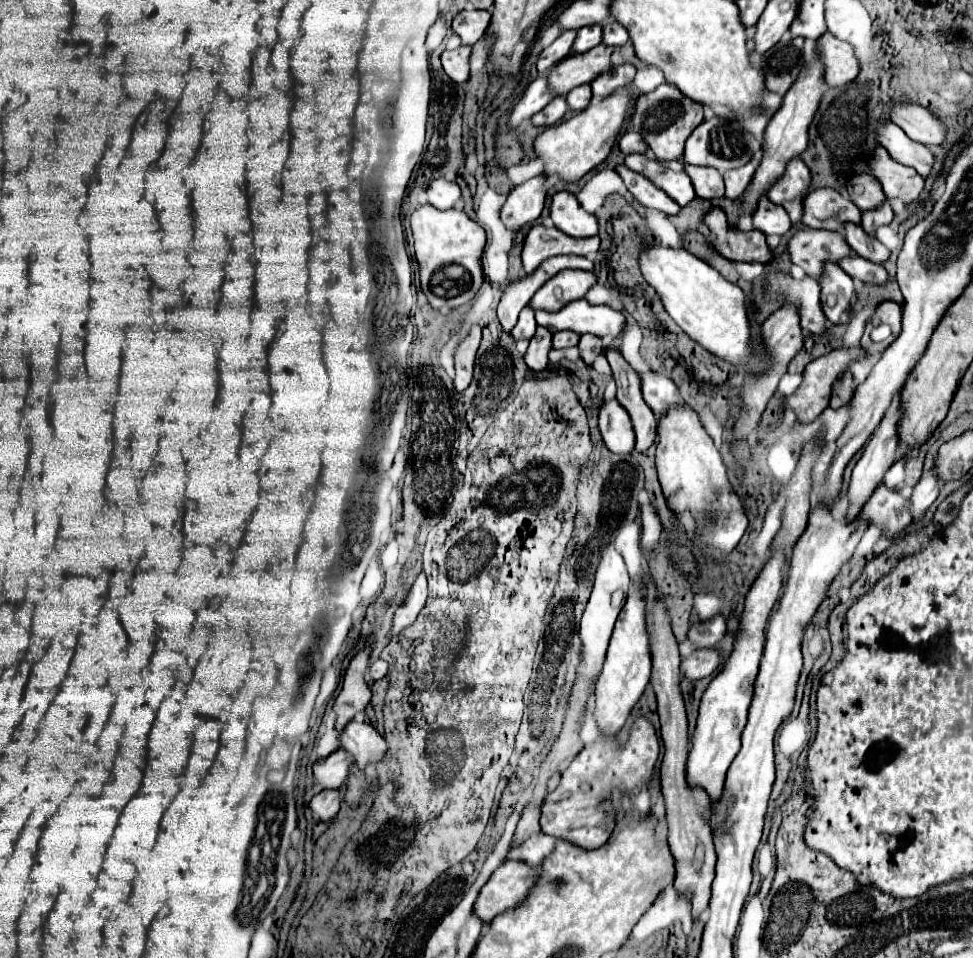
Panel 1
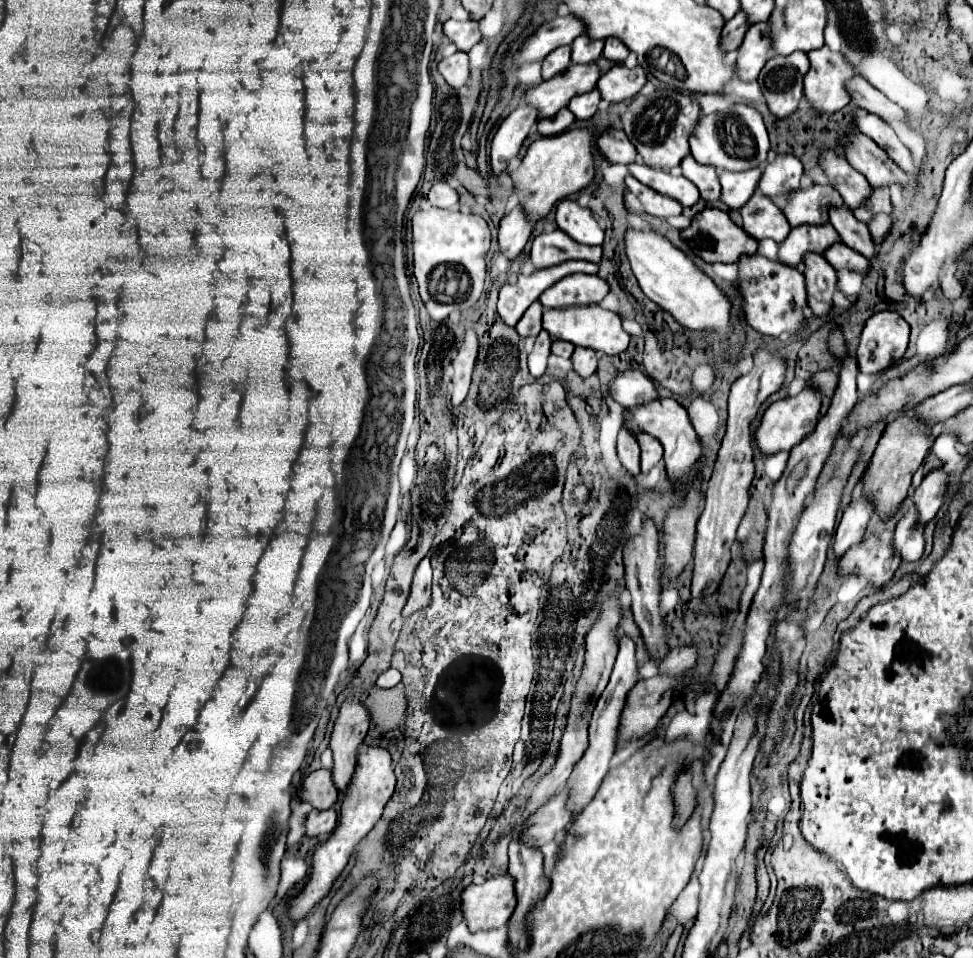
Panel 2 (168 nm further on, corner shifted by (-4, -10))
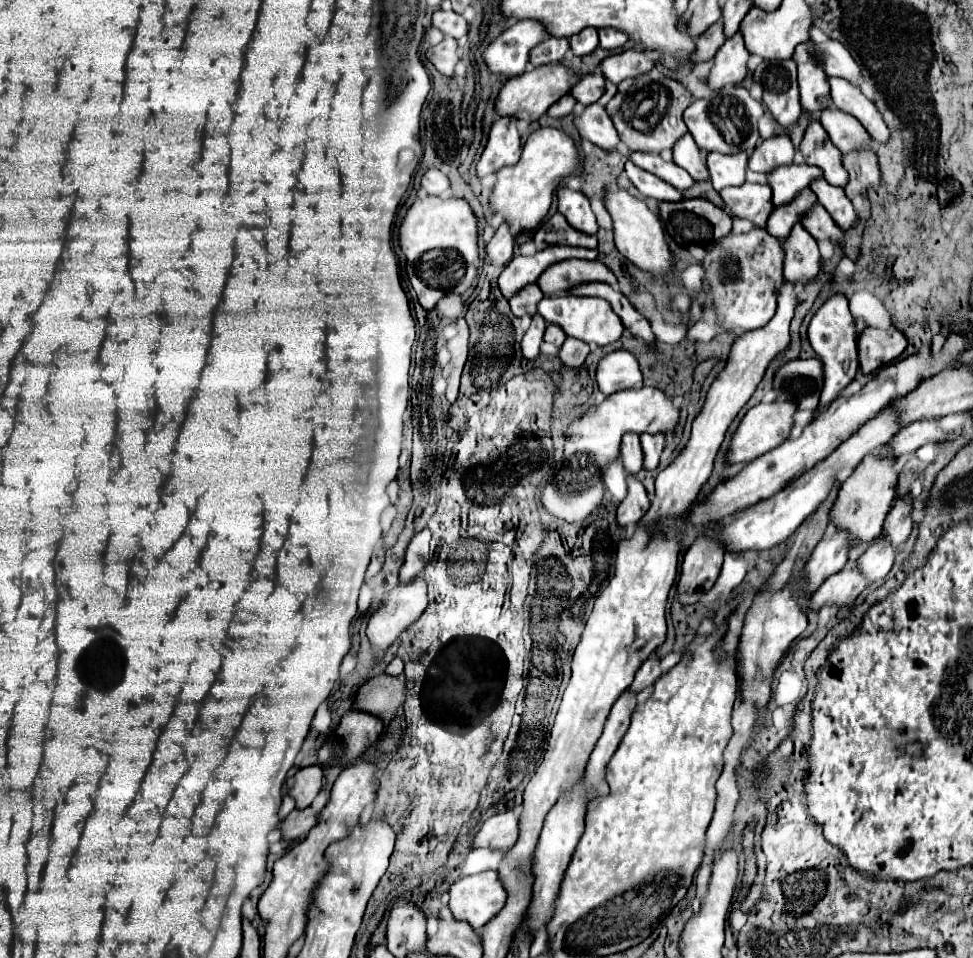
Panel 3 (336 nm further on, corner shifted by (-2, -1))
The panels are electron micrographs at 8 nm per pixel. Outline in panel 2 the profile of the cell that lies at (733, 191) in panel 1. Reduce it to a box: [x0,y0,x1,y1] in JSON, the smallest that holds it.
[721,168,761,210]

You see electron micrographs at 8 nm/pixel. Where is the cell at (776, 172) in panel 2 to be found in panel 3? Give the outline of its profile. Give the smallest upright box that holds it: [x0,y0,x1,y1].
[749,135,795,173]

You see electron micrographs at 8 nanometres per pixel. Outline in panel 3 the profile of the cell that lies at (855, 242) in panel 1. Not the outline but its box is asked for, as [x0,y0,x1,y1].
[811,179,857,231]

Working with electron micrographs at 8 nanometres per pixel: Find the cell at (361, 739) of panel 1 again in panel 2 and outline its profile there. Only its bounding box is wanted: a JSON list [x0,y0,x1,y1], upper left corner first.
[287,748,395,922]

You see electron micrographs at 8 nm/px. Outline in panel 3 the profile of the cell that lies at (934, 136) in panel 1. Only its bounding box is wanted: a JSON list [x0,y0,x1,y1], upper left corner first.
[819,41,863,87]

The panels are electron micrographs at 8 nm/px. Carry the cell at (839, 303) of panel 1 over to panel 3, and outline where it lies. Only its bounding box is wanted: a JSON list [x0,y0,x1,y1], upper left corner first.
[783,223,821,285]

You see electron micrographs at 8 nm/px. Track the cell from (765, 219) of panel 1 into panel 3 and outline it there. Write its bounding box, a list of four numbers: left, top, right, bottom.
[721,183,775,227]

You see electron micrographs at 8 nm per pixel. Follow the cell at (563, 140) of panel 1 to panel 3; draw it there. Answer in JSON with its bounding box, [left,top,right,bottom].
[491,127,579,229]

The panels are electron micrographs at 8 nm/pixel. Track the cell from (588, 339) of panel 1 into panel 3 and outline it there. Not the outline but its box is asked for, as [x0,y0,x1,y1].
[561,337,589,367]

